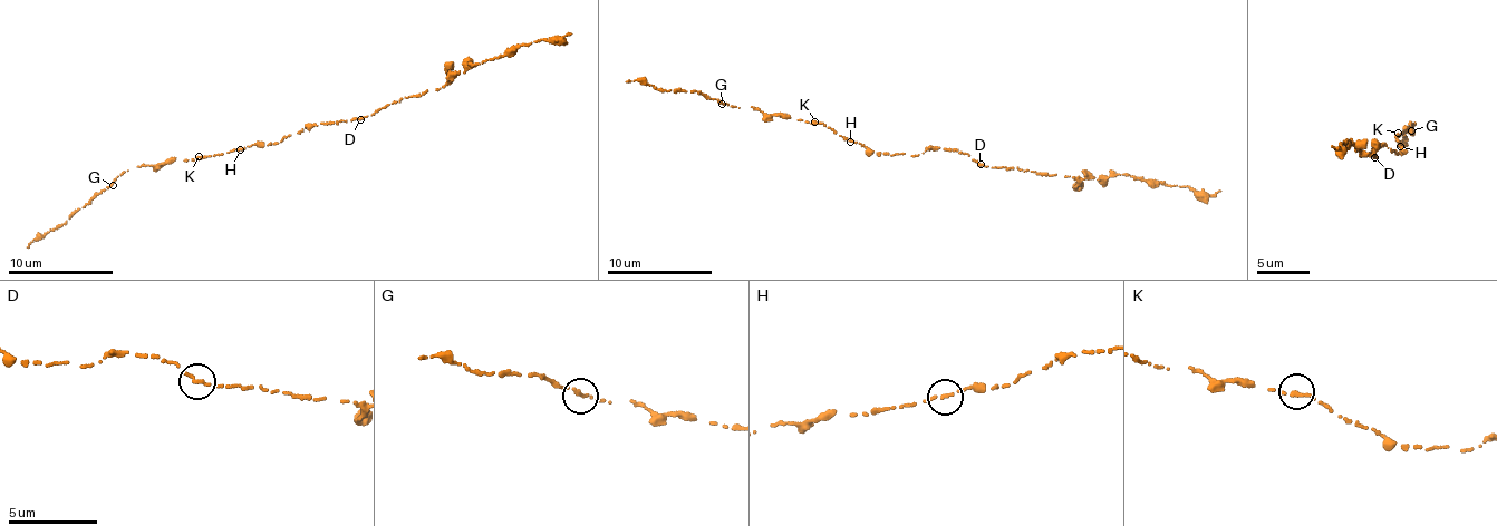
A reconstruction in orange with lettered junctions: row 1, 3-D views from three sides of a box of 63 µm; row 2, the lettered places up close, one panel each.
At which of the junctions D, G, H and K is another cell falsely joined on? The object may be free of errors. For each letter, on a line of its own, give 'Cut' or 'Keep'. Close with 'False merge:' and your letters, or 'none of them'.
D: Keep
G: Keep
H: Keep
K: Keep
False merge: none of them

